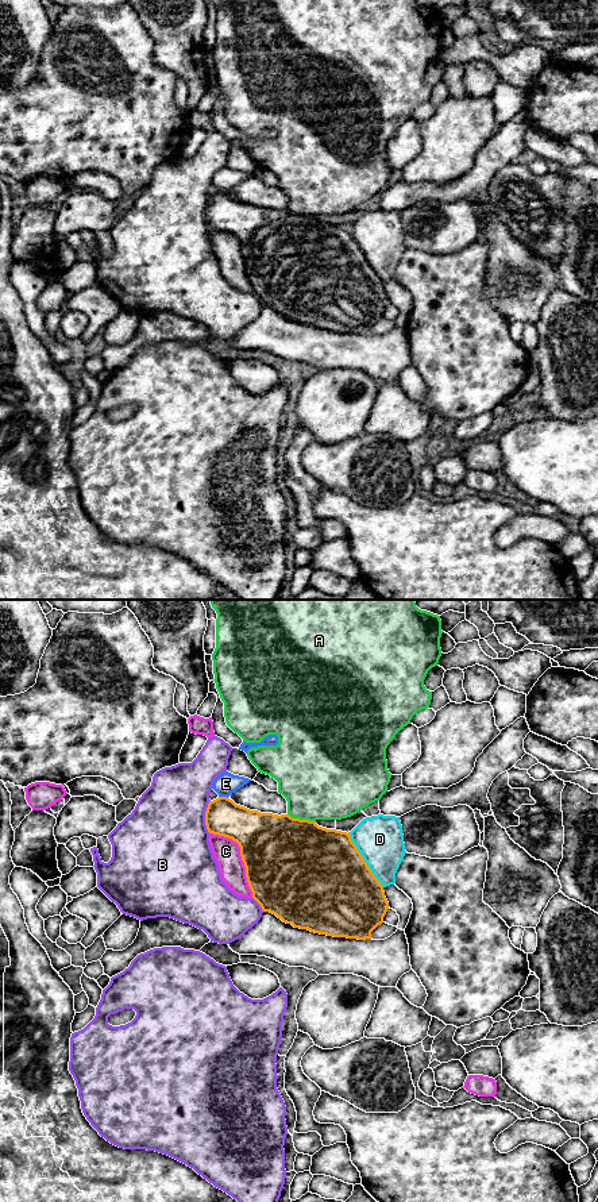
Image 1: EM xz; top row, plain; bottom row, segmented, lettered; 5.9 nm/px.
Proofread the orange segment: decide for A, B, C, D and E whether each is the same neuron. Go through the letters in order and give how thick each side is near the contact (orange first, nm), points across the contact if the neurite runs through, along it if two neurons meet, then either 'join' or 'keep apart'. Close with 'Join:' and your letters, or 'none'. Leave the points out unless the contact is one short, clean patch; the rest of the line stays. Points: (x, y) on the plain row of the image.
A: calibres 500 and 440 nm; border xz (288, 208), (296, 214), (315, 216); keep apart
B: calibres 220 and 480 nm; keep apart
C: calibres 460 and 160 nm; keep apart
D: calibres 500 and 280 nm; keep apart
E: calibres 220 and 140 nm; border xz (219, 191), (227, 193); keep apart
Join: none

